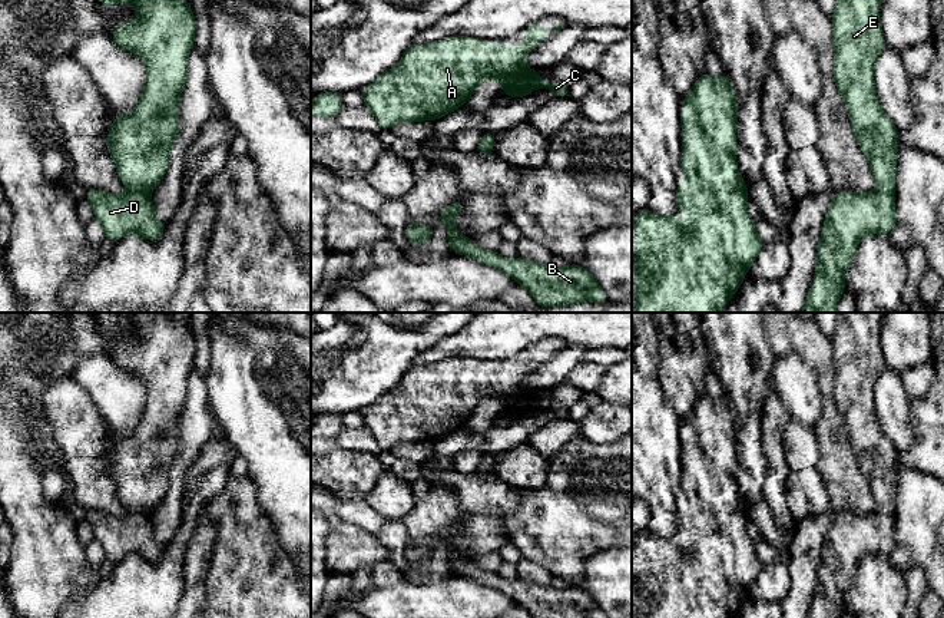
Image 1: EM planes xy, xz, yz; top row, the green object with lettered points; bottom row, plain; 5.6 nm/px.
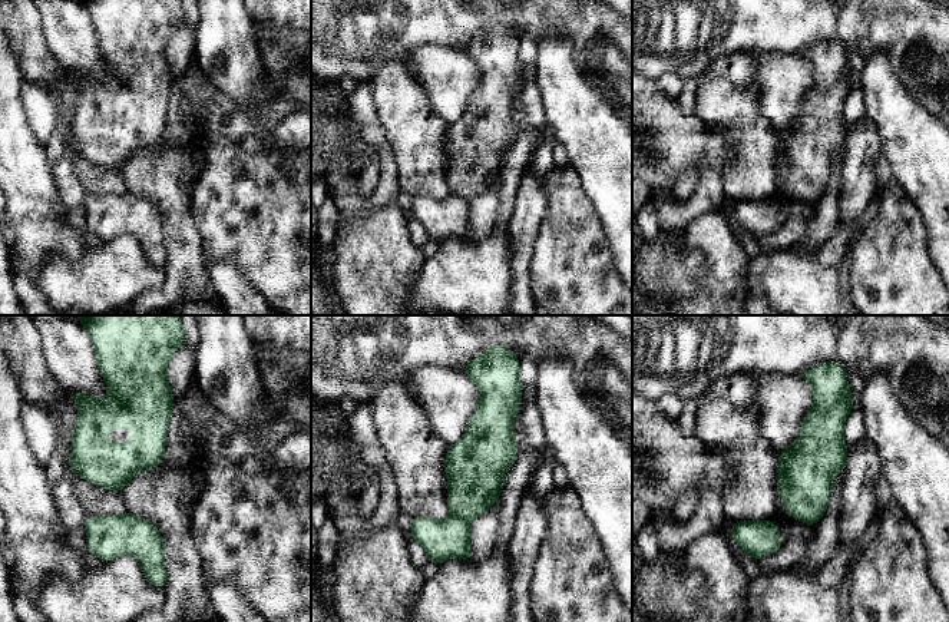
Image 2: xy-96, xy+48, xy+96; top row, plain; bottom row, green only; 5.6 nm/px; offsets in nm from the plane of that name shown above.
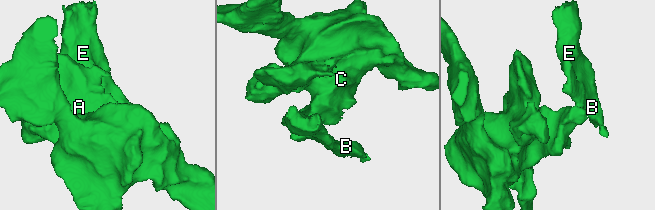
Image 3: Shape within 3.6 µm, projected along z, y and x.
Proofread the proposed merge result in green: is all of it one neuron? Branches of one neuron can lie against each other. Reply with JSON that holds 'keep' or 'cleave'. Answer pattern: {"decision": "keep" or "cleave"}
{"decision": "cleave"}

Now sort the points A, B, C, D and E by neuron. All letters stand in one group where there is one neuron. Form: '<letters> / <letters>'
A C D / B E

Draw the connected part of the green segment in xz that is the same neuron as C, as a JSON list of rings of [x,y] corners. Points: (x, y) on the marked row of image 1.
[[[529,24],[524,37],[531,44],[500,44],[497,42],[480,42],[474,37],[451,36],[434,44],[411,44],[398,63],[388,72],[381,73],[371,86],[360,89],[364,106],[368,108],[382,129],[391,129],[401,122],[435,120],[450,112],[463,108],[474,95],[474,89],[488,76],[496,76],[513,100],[547,87],[556,98],[569,98],[569,85],[543,82],[540,70],[527,67],[524,57],[547,39],[543,24]]]

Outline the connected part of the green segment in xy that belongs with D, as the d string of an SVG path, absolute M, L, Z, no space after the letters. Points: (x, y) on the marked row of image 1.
M86 189L86 199L93 208L95 218L102 224L106 238L113 242L130 232L158 241L165 232L166 225L156 218L148 192L127 189L122 195L115 195L110 191Z

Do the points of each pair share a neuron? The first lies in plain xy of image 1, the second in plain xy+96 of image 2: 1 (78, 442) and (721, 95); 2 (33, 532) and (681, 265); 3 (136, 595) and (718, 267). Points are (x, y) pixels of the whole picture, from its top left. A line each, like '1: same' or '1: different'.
1: same
2: different
3: different

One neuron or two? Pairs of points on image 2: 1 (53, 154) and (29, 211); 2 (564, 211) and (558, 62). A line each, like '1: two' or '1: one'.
1: two
2: two

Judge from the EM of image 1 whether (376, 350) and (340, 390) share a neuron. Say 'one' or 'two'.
one

